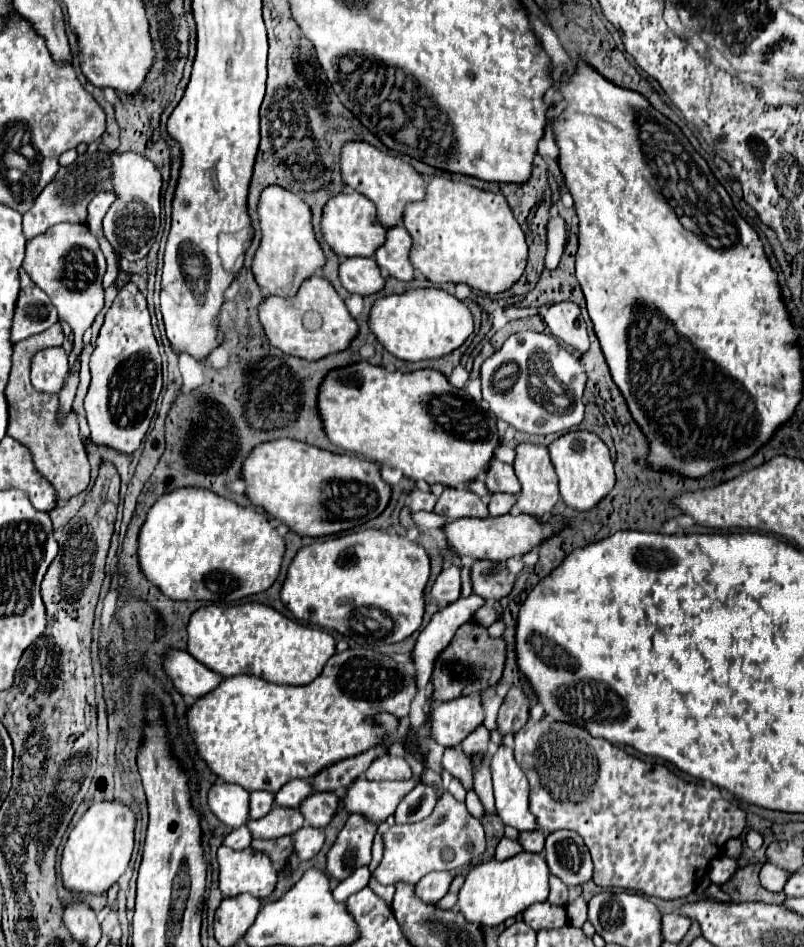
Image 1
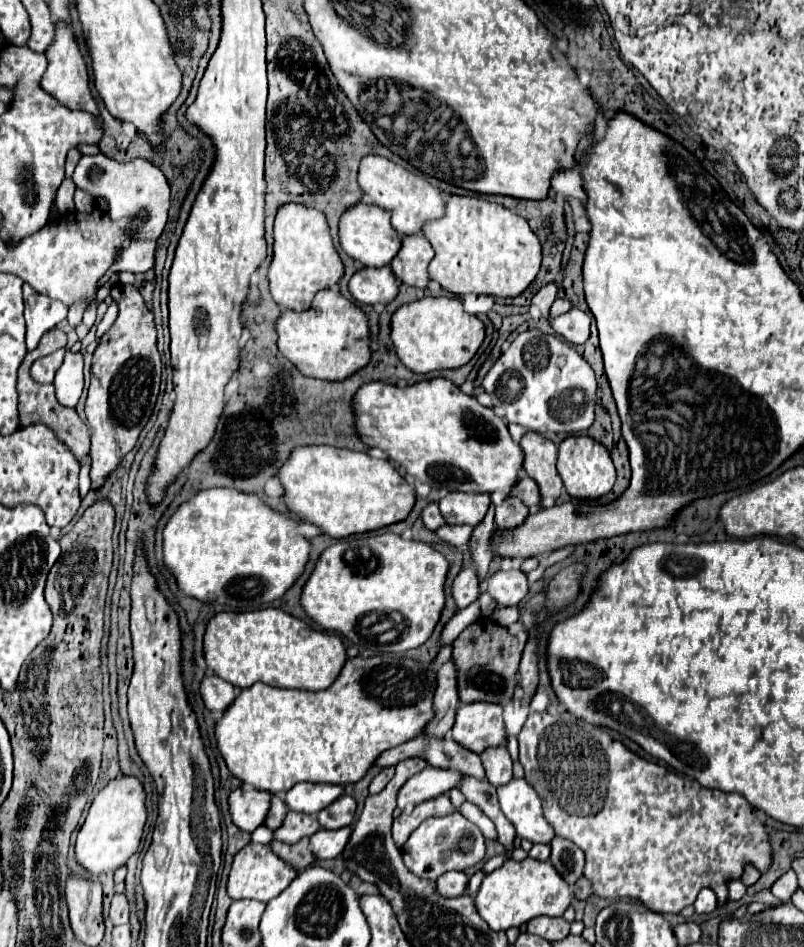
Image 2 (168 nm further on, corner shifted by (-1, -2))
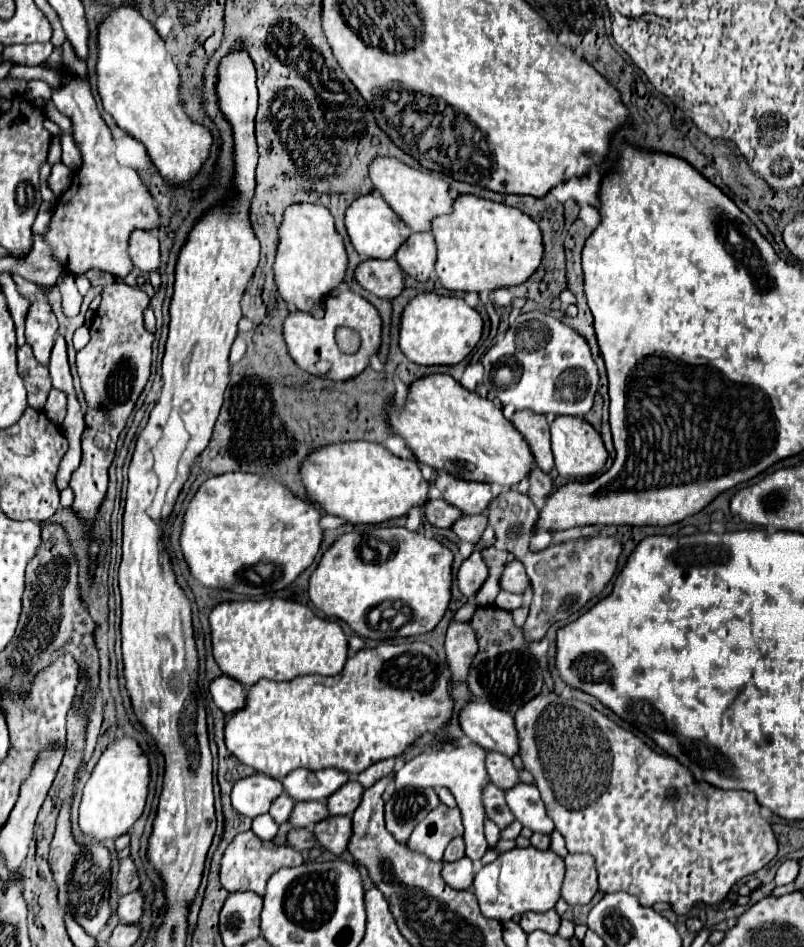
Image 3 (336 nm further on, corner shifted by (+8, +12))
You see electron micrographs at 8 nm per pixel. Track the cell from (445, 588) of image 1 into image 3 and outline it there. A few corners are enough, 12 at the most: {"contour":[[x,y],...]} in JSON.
{"contour":[[475,550],[459,568],[459,590],[471,600],[489,576]]}

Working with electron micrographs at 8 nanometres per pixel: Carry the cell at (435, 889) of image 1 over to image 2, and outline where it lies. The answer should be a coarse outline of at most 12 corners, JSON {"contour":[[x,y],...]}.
{"contour":[[446,872],[436,880],[436,890],[444,898],[464,894],[468,876]]}

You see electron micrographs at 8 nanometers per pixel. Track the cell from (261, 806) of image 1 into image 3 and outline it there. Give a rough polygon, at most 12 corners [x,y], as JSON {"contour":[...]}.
{"contour":[[287,792],[269,814],[277,824],[289,822],[295,800]]}

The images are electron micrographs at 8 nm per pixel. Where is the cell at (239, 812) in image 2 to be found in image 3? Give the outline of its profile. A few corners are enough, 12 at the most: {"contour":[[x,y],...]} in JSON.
{"contour":[[255,774],[235,782],[239,814],[269,812],[283,792],[281,780]]}

